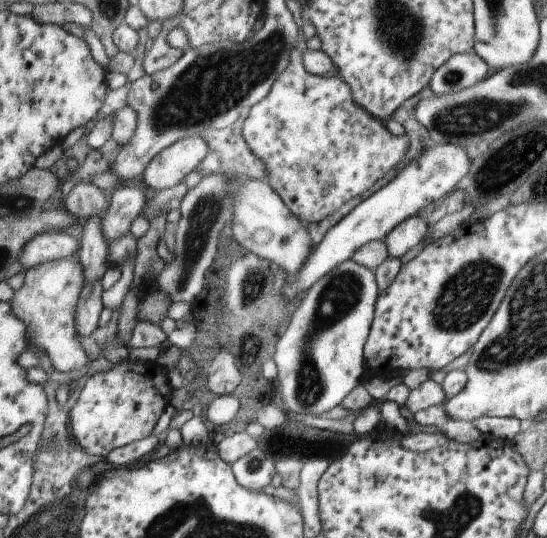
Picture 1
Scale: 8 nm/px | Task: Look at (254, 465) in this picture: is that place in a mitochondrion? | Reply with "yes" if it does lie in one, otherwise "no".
yes

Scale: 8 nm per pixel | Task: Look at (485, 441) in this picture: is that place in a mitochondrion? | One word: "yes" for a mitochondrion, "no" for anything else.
no

